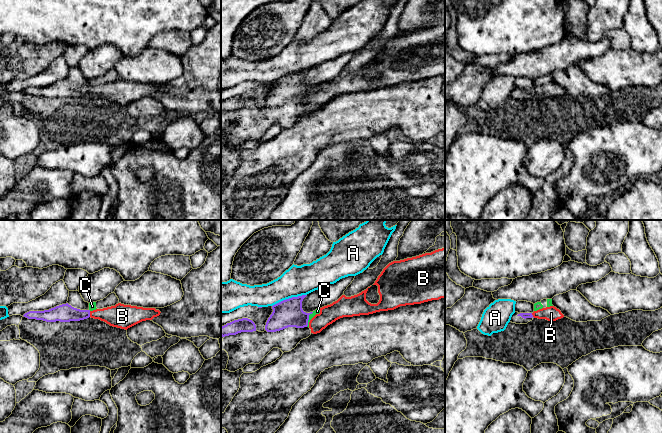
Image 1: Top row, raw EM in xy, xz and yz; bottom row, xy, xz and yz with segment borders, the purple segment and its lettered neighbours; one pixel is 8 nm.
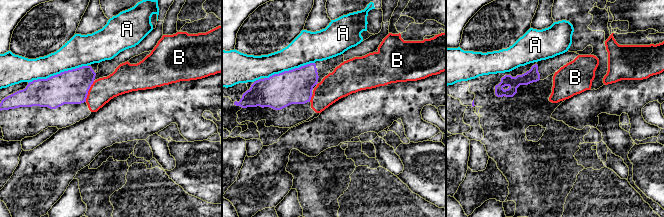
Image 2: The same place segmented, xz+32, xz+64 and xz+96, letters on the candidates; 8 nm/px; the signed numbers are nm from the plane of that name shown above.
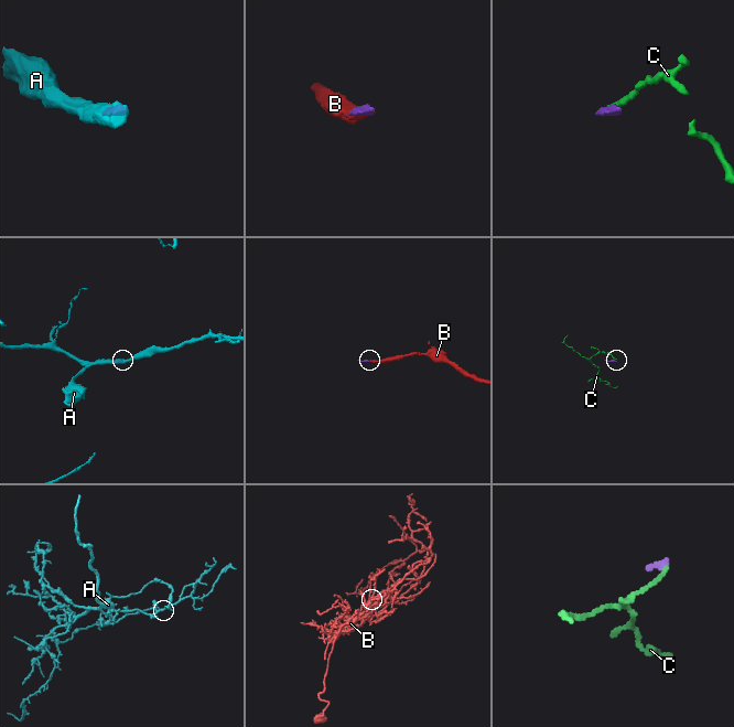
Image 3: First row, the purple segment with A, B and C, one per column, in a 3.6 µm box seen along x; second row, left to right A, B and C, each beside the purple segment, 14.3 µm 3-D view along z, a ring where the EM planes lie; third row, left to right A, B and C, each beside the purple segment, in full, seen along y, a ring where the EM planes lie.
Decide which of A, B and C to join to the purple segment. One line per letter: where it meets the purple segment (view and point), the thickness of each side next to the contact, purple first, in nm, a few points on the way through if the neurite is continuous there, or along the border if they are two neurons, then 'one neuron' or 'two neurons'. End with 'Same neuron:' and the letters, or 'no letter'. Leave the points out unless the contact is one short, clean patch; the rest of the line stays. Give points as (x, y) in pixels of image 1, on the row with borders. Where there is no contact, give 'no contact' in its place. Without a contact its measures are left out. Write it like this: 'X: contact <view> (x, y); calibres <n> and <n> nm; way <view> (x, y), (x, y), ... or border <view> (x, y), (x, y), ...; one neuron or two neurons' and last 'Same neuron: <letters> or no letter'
A: contact xz (289, 298); calibres 220 and 240 nm; border xz (306, 294), (283, 299), (272, 306); two neurons
B: contact xy (89, 314); calibres 140 and 190 nm; way xy (64, 313), (89, 314), (120, 316); one neuron
C: contact xz (308, 319); calibres 220 and 50 nm; border xz (313, 312), (309, 315), (306, 326); two neurons
Same neuron: B

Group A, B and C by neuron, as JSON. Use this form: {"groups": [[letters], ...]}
{"groups": [["A"], ["B"], ["C"]]}

